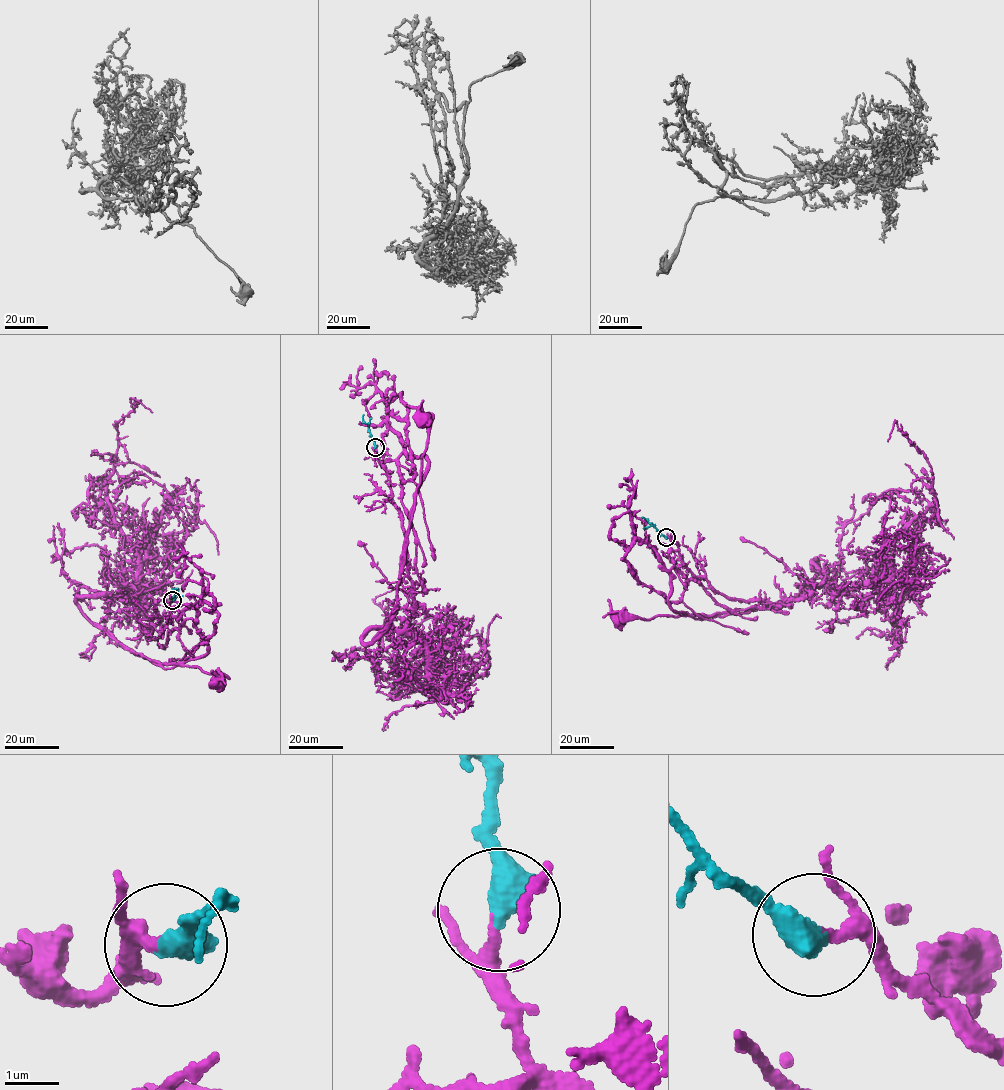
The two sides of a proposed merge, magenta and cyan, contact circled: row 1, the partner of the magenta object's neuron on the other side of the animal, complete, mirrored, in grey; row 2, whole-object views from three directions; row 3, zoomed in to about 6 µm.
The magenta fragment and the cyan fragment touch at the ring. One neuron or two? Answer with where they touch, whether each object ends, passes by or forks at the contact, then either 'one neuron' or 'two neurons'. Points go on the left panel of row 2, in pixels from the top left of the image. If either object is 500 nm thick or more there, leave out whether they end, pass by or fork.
at (172, 600); one neuron

